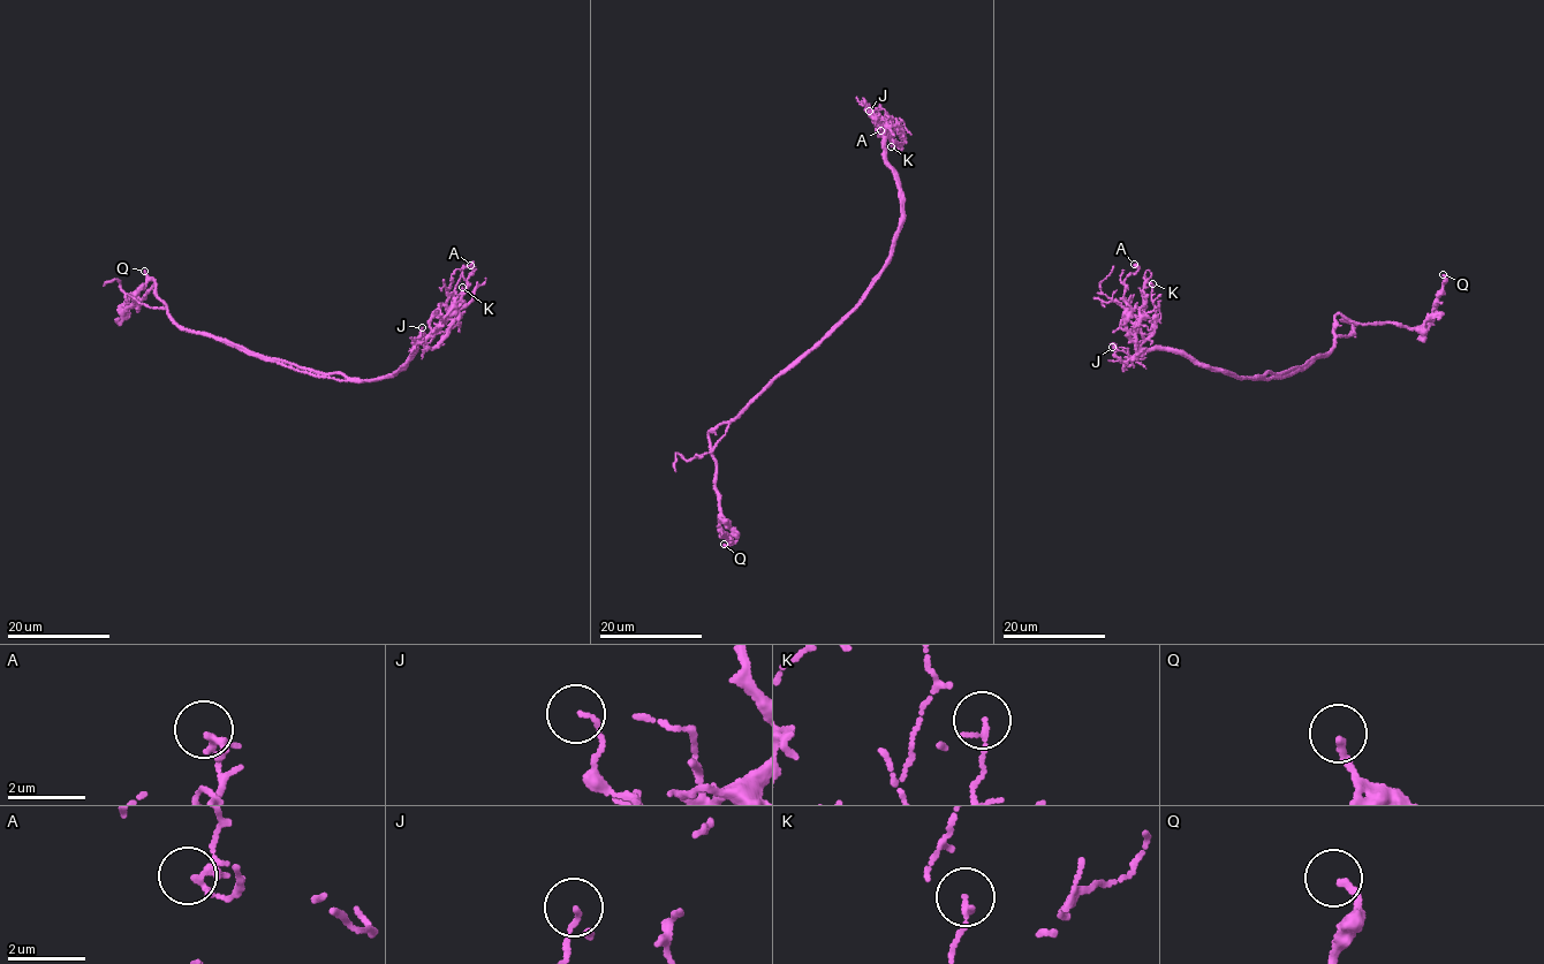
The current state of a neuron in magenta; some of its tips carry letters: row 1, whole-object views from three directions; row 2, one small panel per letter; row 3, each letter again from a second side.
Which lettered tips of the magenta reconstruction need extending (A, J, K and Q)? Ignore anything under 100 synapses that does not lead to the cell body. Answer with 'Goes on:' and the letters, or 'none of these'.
Goes on: none of these

